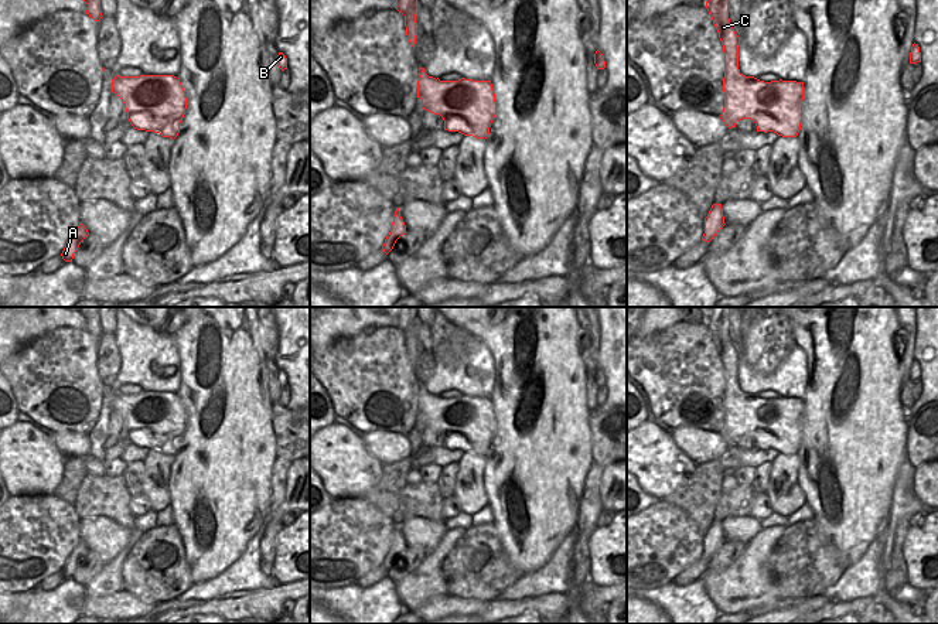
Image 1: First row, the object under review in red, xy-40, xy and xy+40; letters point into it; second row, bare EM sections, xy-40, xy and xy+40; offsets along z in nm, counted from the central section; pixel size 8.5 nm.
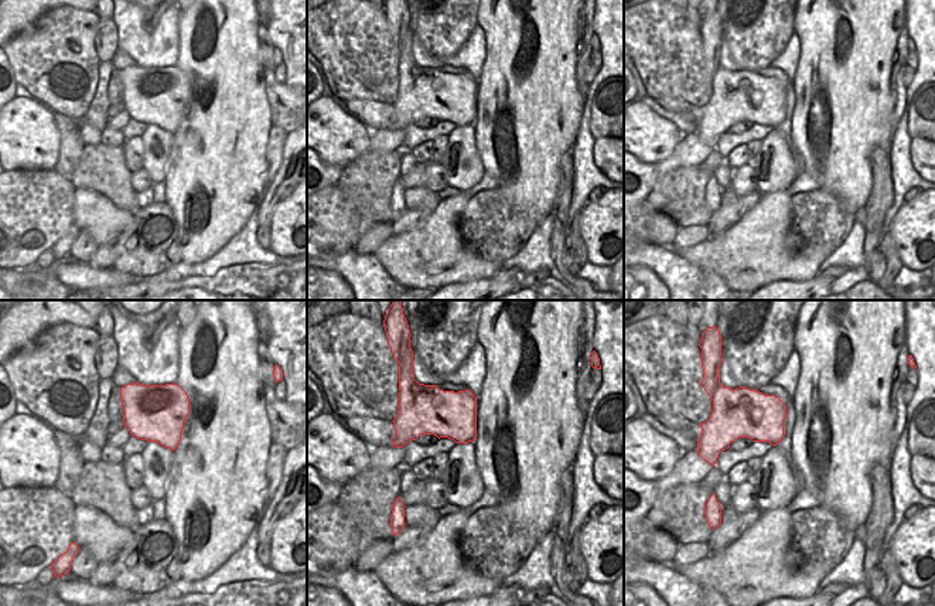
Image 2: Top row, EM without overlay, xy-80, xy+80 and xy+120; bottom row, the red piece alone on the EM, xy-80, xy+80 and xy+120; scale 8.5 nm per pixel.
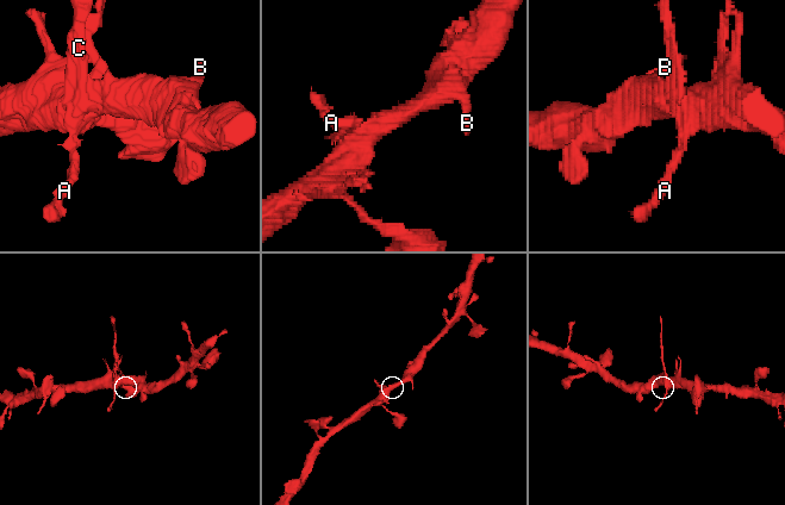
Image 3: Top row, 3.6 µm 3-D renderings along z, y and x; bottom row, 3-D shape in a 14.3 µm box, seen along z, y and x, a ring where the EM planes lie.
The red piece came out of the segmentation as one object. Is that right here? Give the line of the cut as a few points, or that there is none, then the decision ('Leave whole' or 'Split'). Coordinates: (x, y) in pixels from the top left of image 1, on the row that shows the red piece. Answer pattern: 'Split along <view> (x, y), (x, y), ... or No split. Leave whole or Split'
Split along xy+40 (739, 72), (725, 77). Split

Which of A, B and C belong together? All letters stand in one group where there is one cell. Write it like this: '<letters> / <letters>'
A B / C

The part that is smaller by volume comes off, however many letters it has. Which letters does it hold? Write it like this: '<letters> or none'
C

